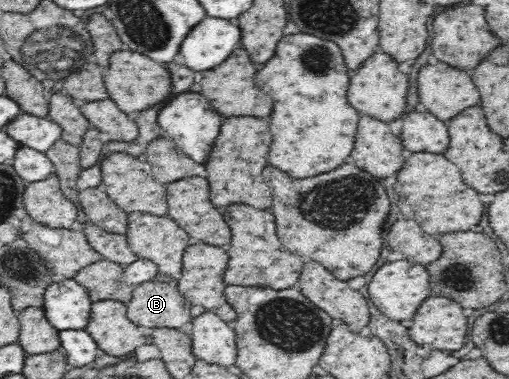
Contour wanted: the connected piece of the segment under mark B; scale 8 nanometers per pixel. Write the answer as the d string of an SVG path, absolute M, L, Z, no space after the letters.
M147 281L134 286L131 299L126 303L127 317L131 317L131 321L135 325L143 327L167 327L177 329L185 323L192 321L189 310L192 304L178 290L178 286L171 287L169 283L161 283L161 281Z

